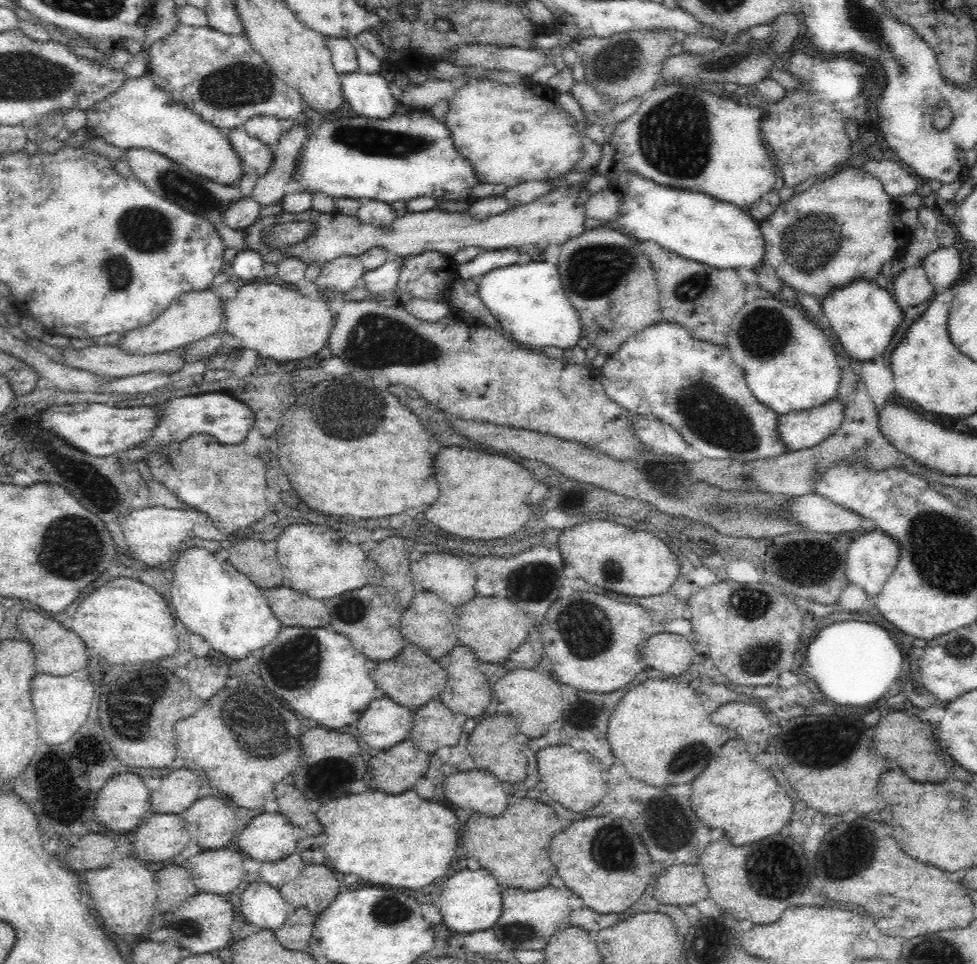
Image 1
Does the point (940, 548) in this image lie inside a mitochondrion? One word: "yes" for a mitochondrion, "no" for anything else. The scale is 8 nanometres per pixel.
yes

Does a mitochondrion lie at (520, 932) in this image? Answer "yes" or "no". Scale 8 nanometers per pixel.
yes

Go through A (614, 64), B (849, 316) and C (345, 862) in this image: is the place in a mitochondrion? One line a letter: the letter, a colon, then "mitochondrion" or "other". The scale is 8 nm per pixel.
A: mitochondrion
B: other
C: other

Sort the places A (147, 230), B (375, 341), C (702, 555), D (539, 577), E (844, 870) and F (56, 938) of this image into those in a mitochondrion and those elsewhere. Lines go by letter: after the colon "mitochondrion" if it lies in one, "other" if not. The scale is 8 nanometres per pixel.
A: mitochondrion
B: mitochondrion
C: other
D: mitochondrion
E: mitochondrion
F: other

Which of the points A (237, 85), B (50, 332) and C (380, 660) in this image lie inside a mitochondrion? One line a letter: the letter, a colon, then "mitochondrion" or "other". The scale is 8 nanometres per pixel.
A: mitochondrion
B: other
C: other

